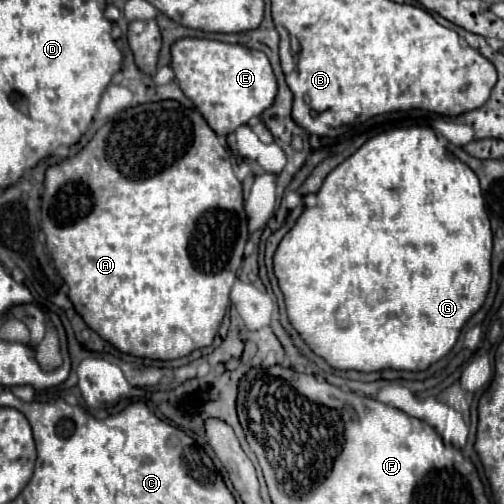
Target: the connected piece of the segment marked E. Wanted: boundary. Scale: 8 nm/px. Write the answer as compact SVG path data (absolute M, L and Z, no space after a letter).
M182 38L172 46L170 66L174 68L176 82L184 94L196 104L198 112L220 138L268 110L278 92L276 76L266 54L240 44L206 38Z

